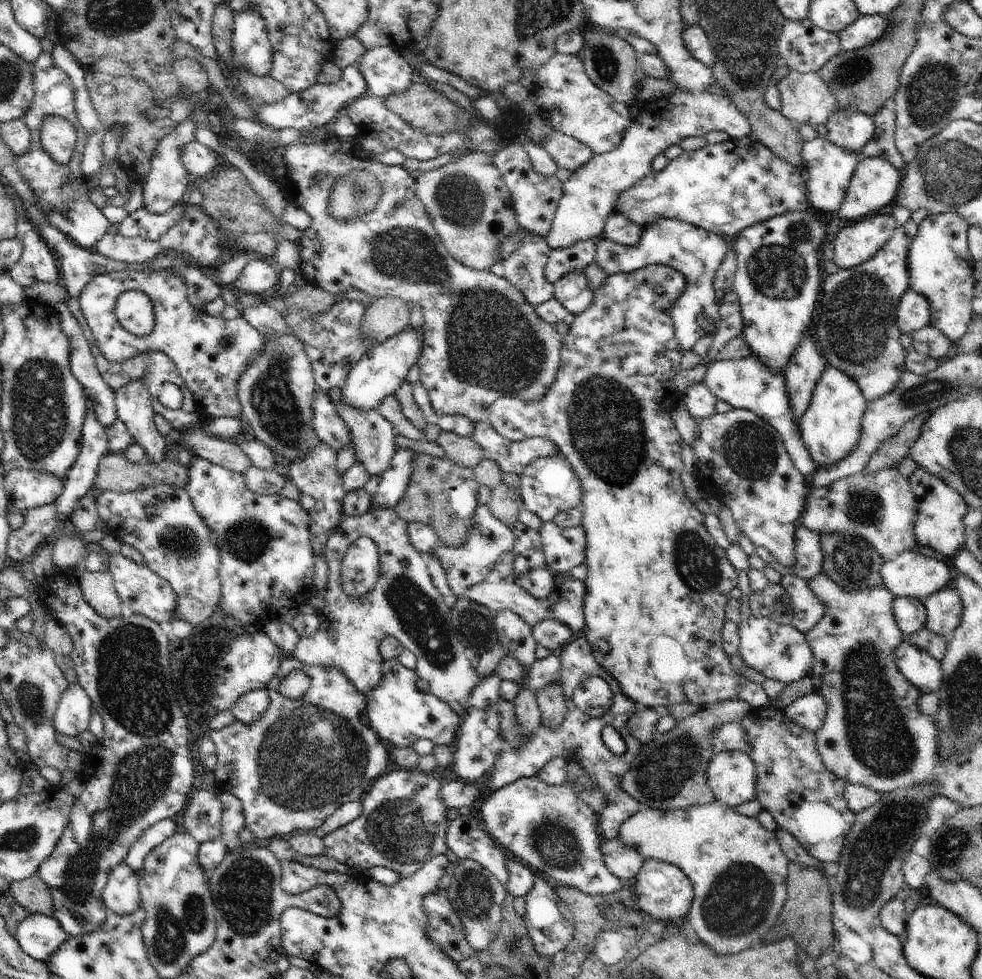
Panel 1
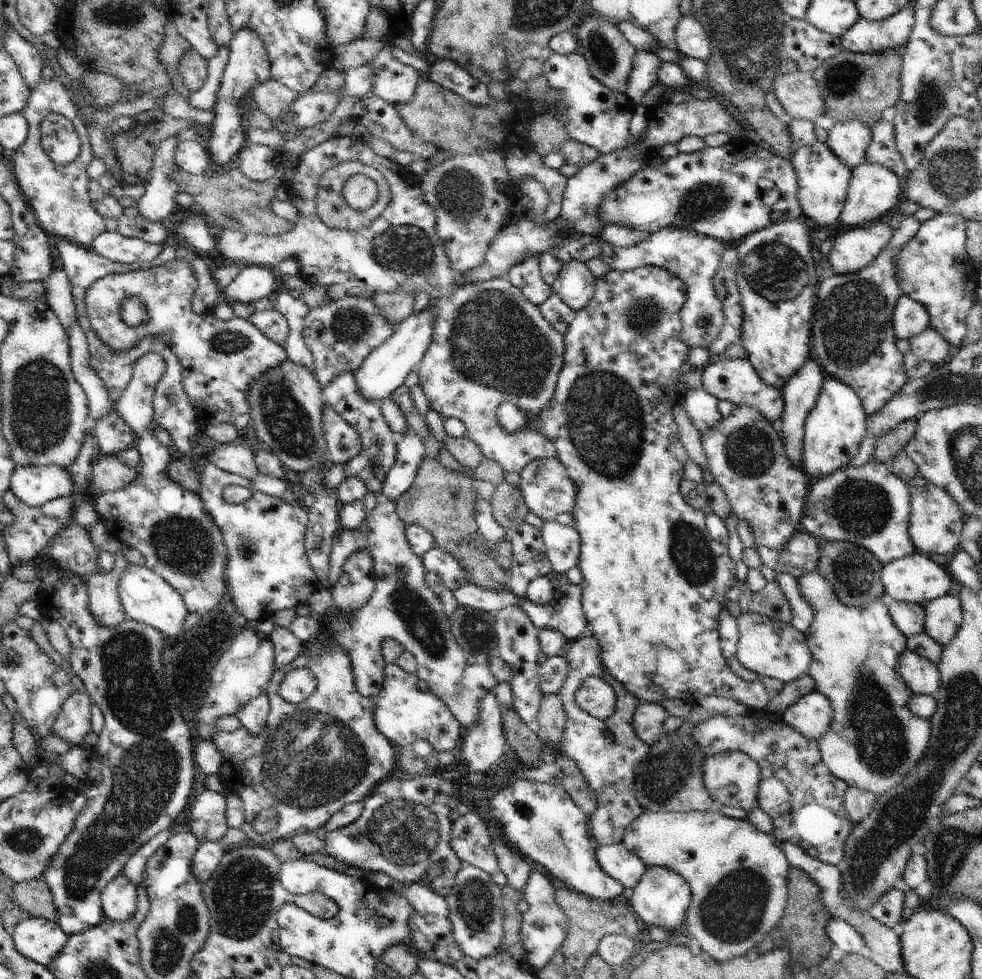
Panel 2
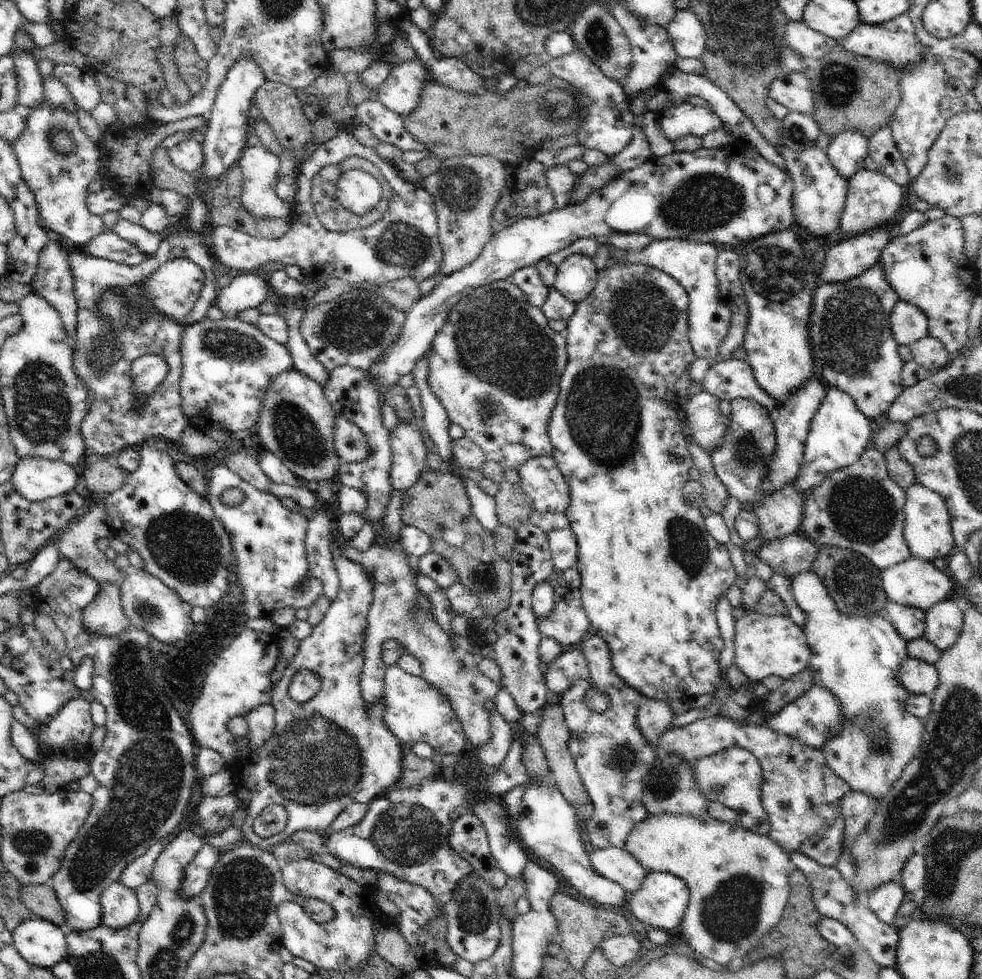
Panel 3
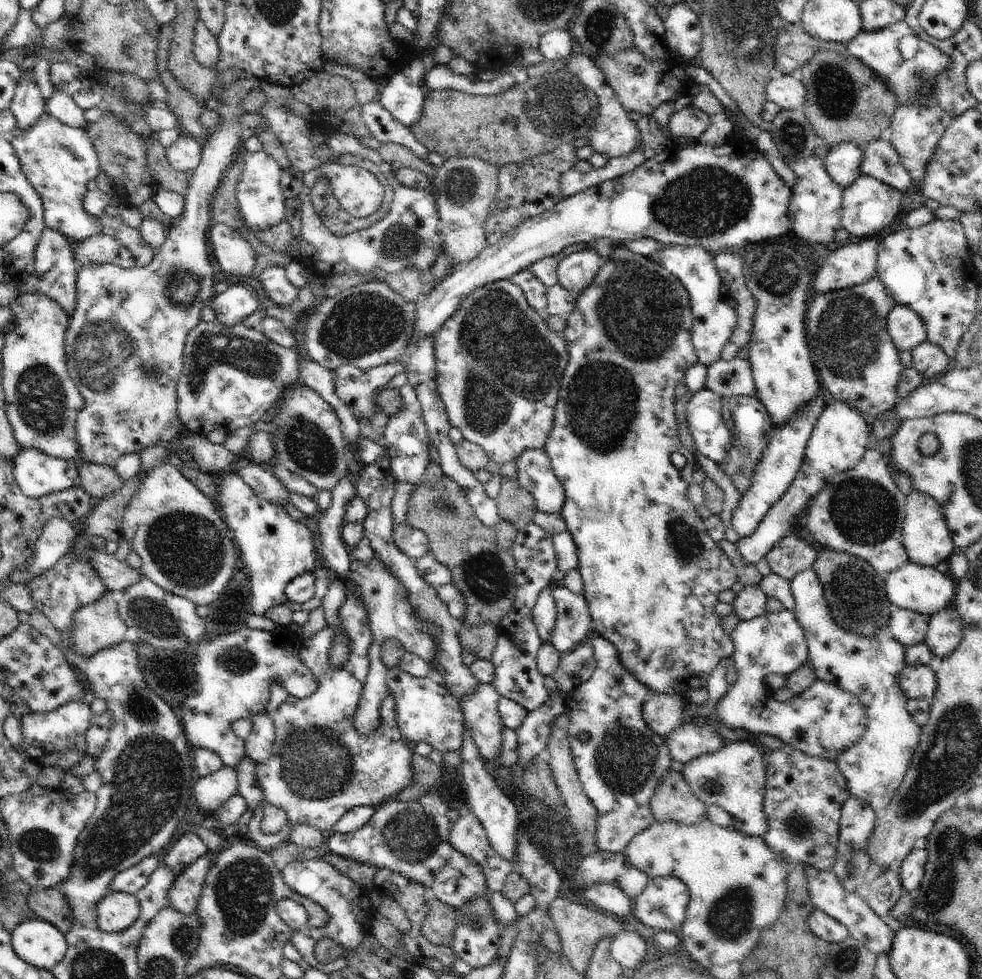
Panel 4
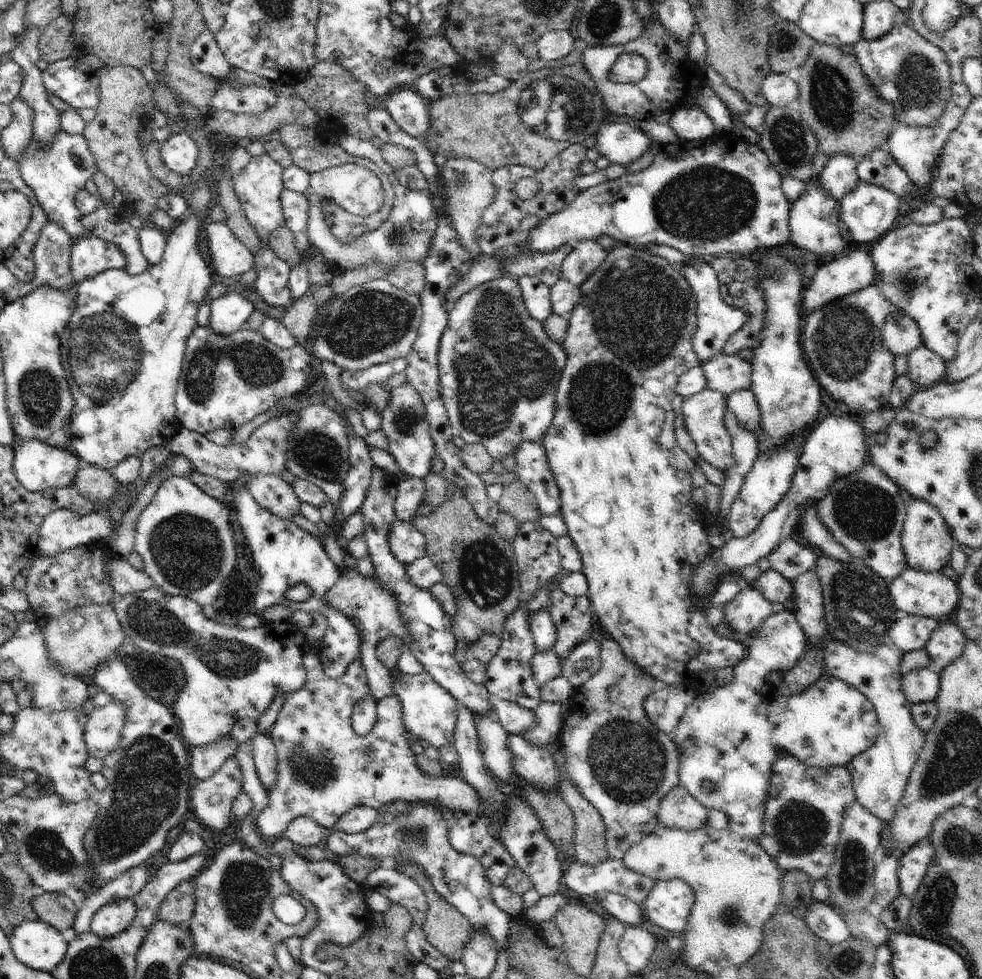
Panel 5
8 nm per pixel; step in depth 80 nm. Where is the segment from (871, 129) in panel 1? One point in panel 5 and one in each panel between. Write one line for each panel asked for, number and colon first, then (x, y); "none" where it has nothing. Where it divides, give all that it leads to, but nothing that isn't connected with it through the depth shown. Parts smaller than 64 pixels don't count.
2: (849, 140)
3: (847, 152)
4: (842, 162)
5: (840, 176)

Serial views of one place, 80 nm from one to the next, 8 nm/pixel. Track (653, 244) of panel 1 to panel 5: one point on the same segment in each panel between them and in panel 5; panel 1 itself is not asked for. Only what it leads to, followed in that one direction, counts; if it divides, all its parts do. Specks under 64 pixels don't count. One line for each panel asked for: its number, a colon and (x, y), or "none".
2: (695, 258)
3: (693, 264)
4: (714, 321)
5: (716, 321)

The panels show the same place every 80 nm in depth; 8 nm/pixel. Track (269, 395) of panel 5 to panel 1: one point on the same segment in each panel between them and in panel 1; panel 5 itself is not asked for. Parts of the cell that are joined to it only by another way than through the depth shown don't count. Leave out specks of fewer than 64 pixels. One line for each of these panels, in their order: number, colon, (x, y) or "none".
1: (210, 353)
2: (220, 360)
3: (227, 365)
4: (231, 376)

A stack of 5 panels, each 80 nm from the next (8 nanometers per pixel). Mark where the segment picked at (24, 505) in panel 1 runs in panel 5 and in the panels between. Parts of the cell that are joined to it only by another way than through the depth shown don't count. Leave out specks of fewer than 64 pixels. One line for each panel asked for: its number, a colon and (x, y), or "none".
2: (35, 485)
3: (36, 479)
4: (37, 473)
5: (37, 467)

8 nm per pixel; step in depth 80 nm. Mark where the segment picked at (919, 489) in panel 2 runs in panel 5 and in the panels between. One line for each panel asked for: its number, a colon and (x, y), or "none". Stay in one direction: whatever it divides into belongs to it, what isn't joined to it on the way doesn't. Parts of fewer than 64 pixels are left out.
3: (928, 525)
4: (926, 537)
5: (927, 542)

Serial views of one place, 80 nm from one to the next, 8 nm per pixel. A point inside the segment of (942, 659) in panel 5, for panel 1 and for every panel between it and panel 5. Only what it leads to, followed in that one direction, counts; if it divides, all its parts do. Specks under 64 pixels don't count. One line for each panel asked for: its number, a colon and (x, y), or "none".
1: (944, 609)
2: (943, 616)
3: (944, 621)
4: (946, 629)

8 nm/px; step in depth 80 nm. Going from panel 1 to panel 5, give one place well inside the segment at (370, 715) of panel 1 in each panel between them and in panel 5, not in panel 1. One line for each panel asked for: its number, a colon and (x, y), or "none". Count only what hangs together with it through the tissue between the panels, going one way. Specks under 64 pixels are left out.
2: (405, 714)
3: (415, 711)
4: (427, 711)
5: (429, 712)

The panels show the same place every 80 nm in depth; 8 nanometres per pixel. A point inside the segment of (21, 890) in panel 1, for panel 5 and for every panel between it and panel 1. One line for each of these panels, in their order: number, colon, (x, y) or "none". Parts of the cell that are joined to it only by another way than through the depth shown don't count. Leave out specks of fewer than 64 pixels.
2: (34, 897)
3: (40, 899)
4: (51, 905)
5: (58, 910)

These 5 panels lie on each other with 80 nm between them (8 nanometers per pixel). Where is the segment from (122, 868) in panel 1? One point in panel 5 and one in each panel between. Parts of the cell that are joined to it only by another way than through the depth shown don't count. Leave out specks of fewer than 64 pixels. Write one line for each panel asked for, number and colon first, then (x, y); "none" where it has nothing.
2: (119, 899)
3: (120, 907)
4: (116, 912)
5: (114, 918)

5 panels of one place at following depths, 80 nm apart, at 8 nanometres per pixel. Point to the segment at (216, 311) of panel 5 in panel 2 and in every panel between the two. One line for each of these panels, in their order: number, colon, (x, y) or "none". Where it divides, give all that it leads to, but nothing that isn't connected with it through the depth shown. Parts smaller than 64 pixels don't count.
2: (254, 283)
3: (250, 289)
4: (237, 302)

